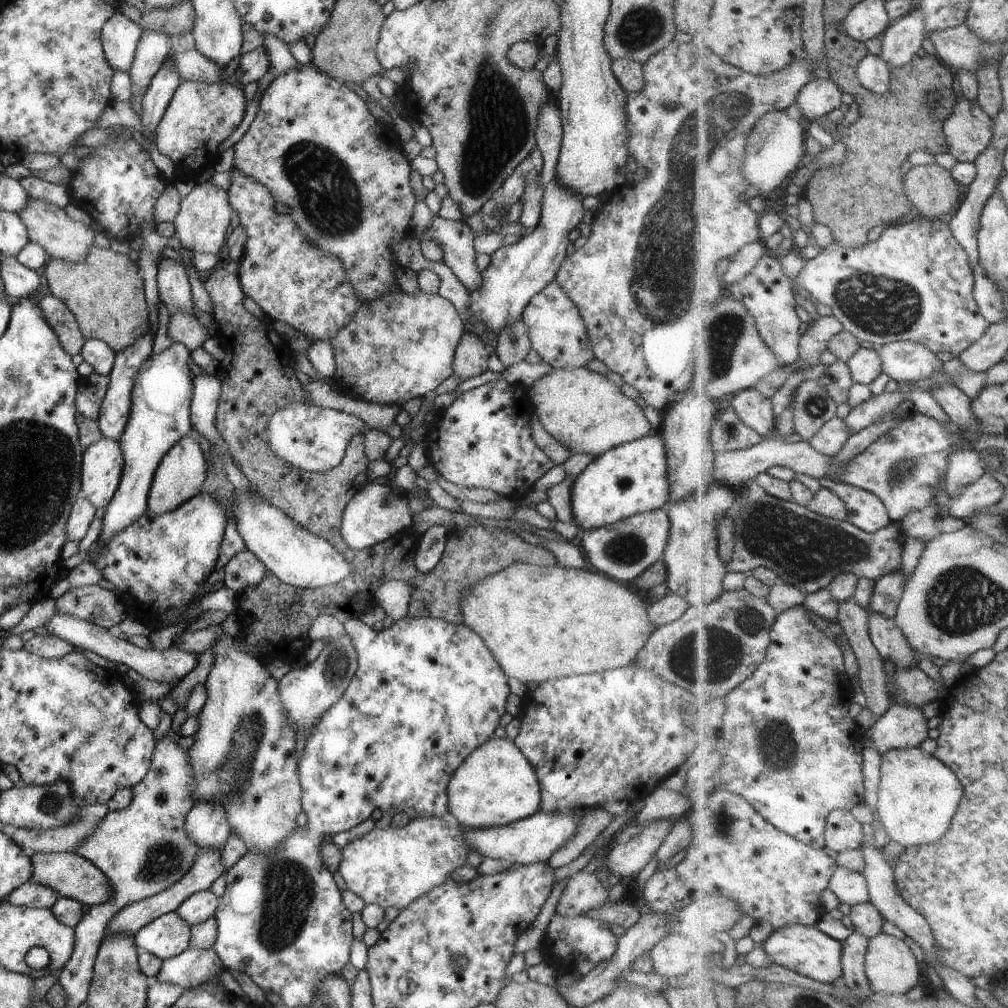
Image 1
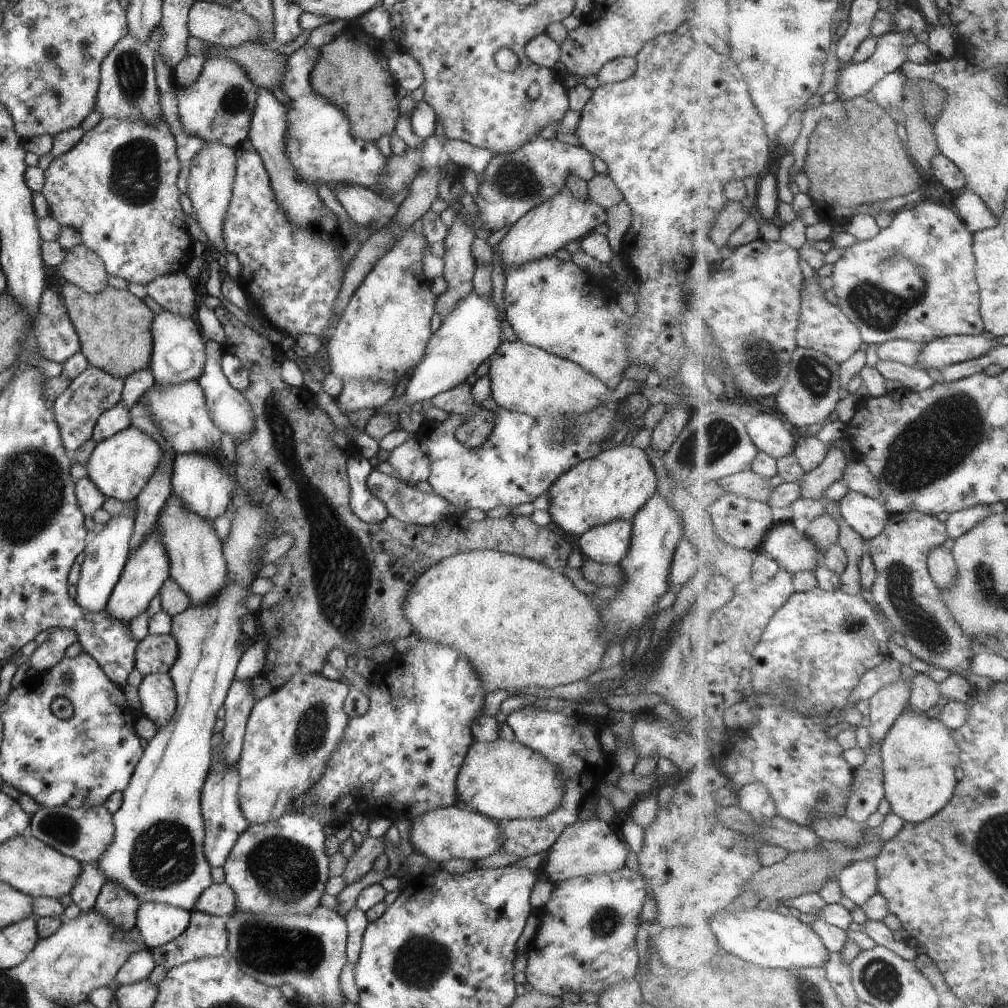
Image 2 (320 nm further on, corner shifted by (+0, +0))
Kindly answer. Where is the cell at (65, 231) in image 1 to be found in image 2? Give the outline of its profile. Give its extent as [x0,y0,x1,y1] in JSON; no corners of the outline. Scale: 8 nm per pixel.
[56,244,109,293]

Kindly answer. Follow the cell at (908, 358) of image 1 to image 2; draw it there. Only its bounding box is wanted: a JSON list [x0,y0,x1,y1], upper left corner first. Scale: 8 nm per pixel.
[918,330,1002,371]

